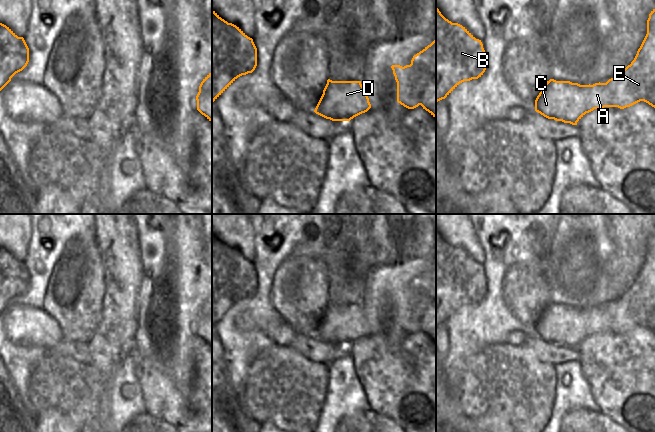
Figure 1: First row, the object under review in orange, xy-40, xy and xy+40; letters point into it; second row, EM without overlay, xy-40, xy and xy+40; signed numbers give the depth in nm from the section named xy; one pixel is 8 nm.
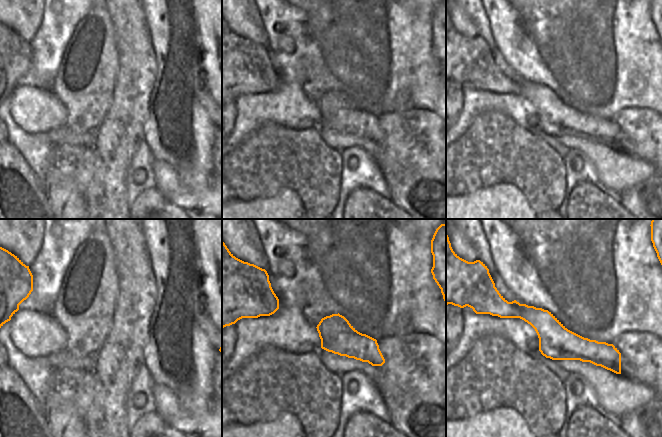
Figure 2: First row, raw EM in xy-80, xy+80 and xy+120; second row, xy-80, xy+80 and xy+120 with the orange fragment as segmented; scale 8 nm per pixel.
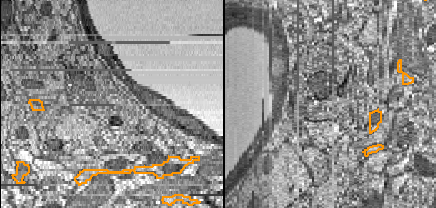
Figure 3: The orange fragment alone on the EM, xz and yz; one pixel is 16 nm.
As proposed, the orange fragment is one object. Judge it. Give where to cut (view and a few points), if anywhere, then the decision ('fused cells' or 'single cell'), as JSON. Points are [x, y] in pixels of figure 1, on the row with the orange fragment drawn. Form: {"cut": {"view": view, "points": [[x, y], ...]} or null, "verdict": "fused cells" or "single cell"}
{"cut": {"view": "xy+40", "points": [[586, 85], [586, 101], [589, 111]]}, "verdict": "fused cells"}

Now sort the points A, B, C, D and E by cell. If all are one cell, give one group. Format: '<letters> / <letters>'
A E / B C D

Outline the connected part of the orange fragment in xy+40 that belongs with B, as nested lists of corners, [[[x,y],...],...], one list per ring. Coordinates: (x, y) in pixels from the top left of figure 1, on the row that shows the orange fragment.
[[[436,6],[436,102],[460,83],[478,79],[487,68],[481,40],[446,19]]]

